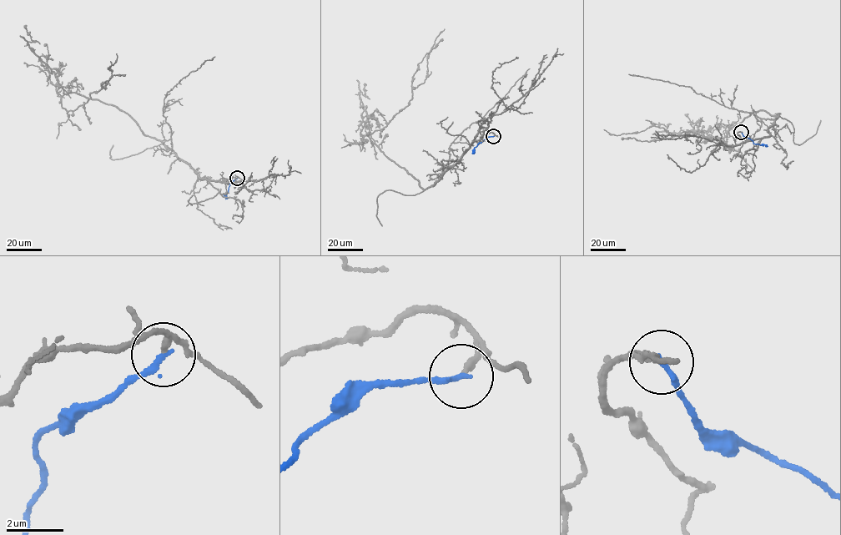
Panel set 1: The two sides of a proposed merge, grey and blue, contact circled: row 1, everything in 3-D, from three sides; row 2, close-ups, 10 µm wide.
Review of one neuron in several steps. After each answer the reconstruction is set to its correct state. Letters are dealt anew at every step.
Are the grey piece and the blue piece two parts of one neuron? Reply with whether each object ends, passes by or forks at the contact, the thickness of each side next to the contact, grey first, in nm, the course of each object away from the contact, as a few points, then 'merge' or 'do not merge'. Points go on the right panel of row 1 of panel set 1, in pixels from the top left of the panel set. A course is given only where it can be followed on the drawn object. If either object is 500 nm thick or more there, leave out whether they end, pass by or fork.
grey ends; blue ends; calibres 240 and 190 nm; course grey (741, 132), (768, 136), (780, 113), (759, 110), (732, 127), (723, 138), (731, 149), (654, 125), (603, 129); course blue (741, 132), (755, 143), (767, 146); do not merge

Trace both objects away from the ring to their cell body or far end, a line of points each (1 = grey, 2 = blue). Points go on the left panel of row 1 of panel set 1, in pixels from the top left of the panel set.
1: (237, 177), (201, 178), (115, 106), (72, 92), (62, 107), (75, 110), (105, 89), (116, 53)
2: (237, 177), (229, 184), (225, 199)

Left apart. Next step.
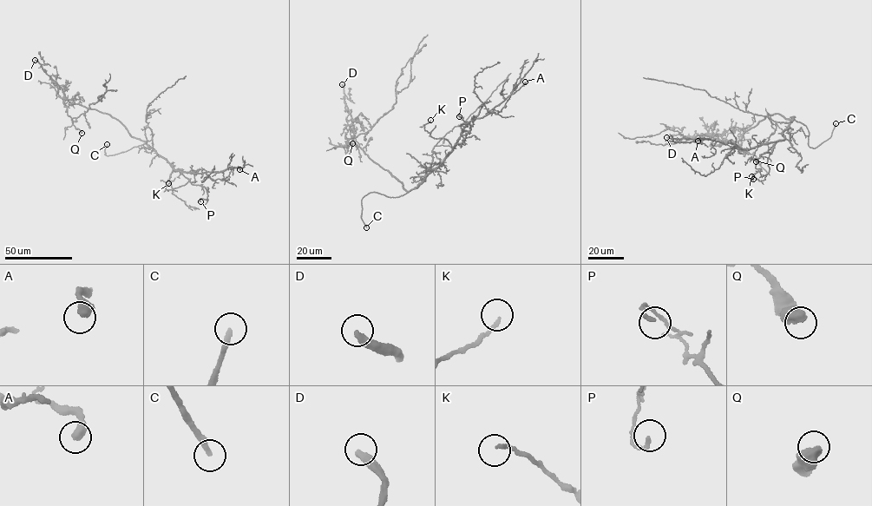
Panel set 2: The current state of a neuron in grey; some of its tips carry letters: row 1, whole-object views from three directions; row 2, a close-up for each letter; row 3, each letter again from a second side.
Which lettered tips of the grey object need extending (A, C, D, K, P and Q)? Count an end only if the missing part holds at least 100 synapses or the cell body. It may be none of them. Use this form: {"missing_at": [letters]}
{"missing_at": ["C", "D"]}

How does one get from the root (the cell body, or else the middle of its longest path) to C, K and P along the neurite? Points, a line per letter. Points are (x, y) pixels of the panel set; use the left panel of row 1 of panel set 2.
C: (126, 128), (132, 136), (144, 143), (107, 155), (104, 151), (107, 144)
K: (126, 128), (132, 136), (142, 141), (188, 180), (185, 185), (167, 190), (166, 187), (168, 183)
P: (126, 128), (132, 136), (143, 141), (192, 184), (204, 187), (207, 200), (201, 198), (200, 201)

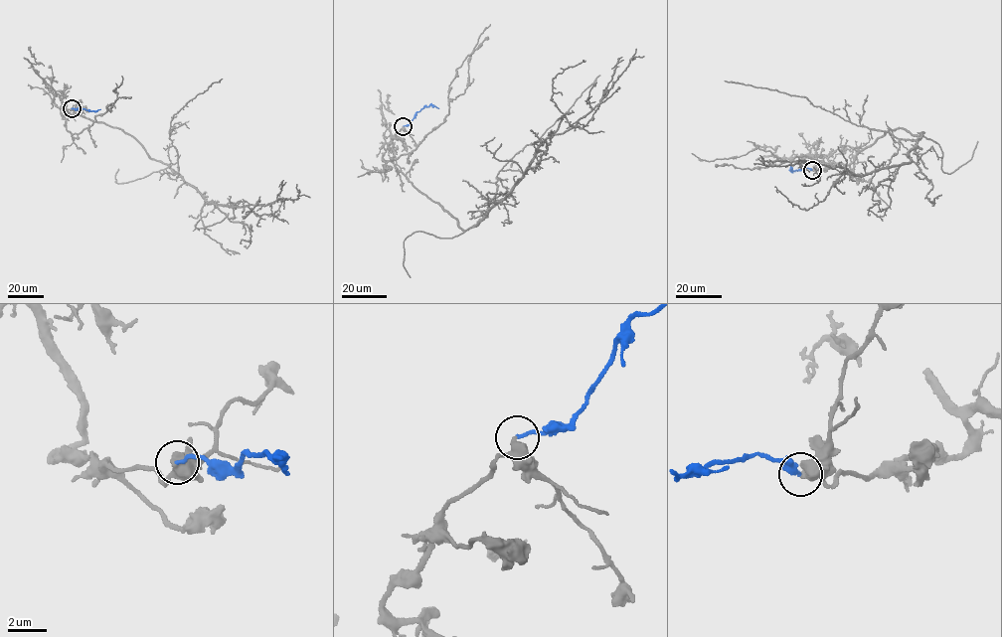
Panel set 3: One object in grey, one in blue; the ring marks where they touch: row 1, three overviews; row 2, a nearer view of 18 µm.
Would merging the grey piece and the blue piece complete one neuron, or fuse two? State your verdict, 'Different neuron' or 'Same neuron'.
Same neuron

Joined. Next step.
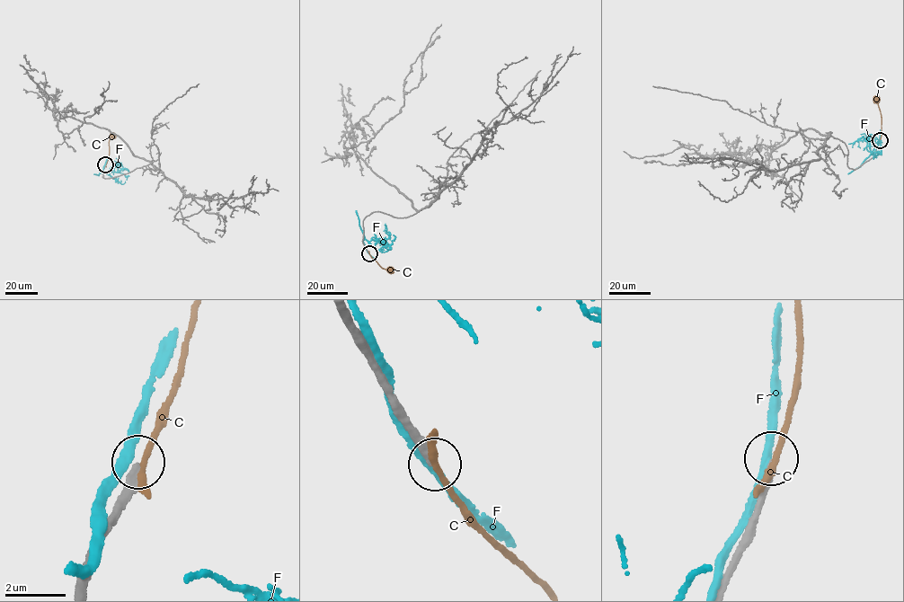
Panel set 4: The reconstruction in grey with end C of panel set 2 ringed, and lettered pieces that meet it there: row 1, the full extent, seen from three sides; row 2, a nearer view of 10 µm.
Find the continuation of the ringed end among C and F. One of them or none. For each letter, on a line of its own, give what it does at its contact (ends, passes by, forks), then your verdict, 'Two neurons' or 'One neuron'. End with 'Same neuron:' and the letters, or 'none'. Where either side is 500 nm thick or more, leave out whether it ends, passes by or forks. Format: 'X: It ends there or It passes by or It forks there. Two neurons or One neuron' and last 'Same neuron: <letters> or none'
C: It ends there. Two neurons
F: It passes by. Two neurons
Same neuron: none

